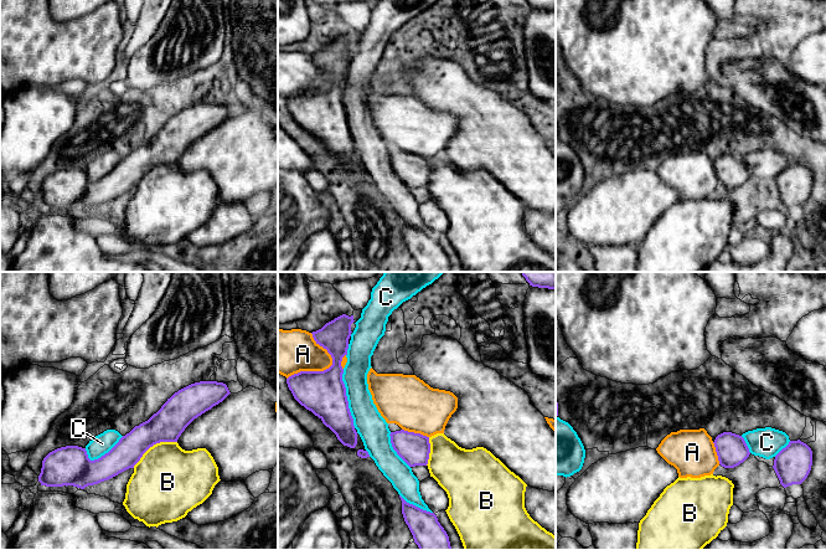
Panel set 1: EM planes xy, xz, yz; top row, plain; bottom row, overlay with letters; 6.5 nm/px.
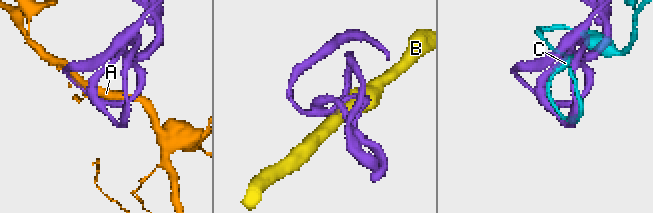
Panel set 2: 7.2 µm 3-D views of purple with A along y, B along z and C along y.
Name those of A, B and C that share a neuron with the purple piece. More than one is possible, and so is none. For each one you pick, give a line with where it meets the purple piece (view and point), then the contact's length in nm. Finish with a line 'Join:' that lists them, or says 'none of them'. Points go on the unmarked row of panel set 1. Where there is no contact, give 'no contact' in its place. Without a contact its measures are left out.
C: meets purple in xz at (346, 121); contact 400 nm long
Join: C

